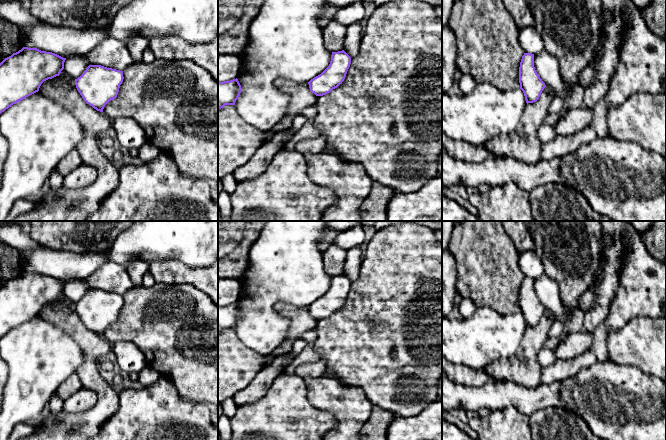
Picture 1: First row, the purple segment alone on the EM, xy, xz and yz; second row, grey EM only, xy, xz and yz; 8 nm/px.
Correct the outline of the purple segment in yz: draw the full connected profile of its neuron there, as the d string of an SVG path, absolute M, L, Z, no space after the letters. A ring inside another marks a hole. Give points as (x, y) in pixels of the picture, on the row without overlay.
M524 277L522 280L519 291L519 307L527 328L536 326L546 311L535 294L534 278Z

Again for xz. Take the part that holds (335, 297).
M344 275L332 276L329 290L308 308L316 320L323 320L337 312L344 305L351 288L351 281Z

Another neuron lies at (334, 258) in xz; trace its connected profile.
M331 245L323 249L324 270L330 276L338 276L344 273L346 262L346 250L336 245Z

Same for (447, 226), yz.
M442 221L442 251L449 250L453 229L457 221Z

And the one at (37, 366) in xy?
M38 315L0 338L0 355L9 369L1 402L0 440L8 440L16 424L39 418L59 386L82 366L84 354L67 332Z

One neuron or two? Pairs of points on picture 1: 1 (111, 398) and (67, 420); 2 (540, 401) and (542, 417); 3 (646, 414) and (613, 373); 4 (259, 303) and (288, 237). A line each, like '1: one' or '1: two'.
1: one
2: two
3: one
4: one

